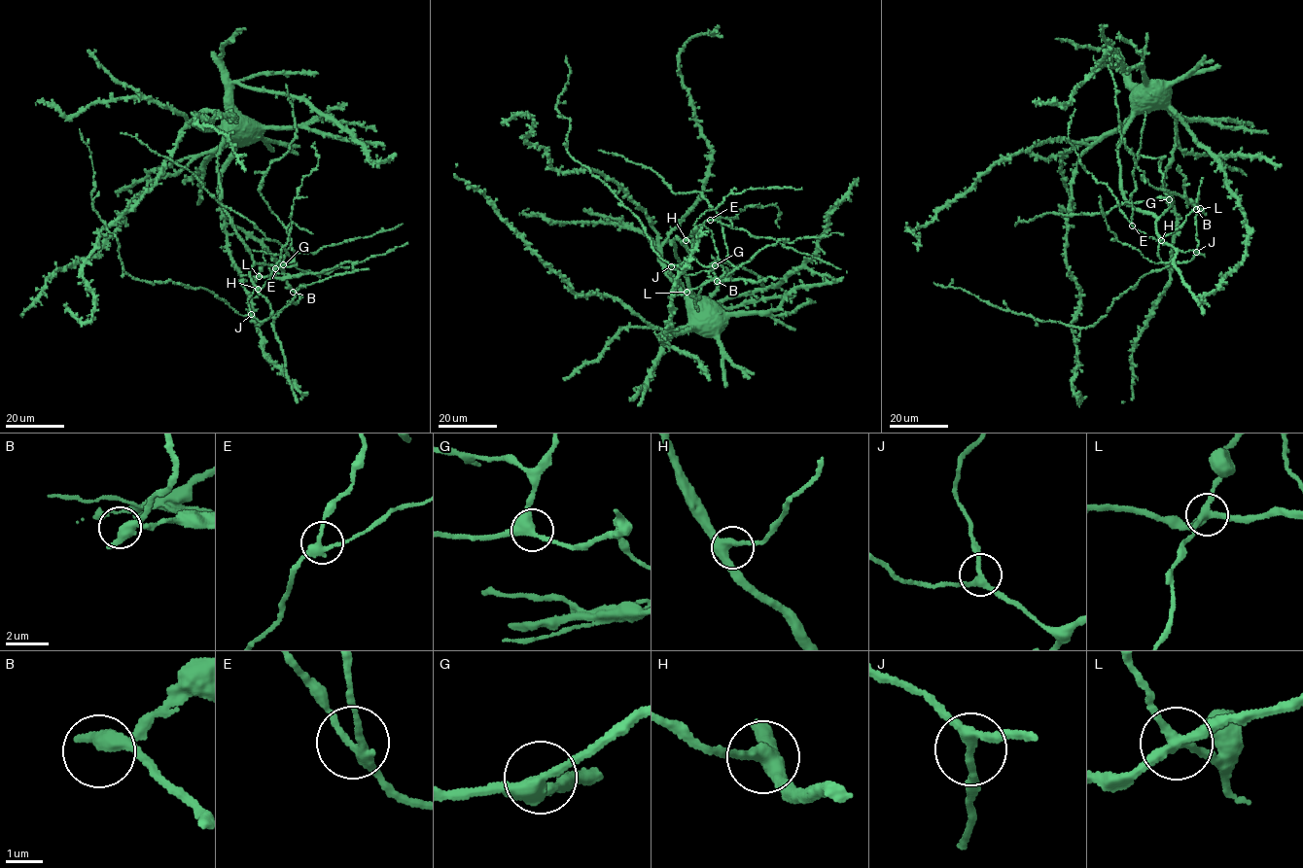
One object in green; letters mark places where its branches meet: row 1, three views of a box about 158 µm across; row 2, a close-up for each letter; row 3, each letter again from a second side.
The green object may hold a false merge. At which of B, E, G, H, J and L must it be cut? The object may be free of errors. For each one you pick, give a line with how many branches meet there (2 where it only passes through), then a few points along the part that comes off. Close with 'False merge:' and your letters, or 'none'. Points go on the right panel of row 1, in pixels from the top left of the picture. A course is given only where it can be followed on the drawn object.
L: branches 4; course (1199, 208), (1184, 195), (1157, 189), (1142, 179), (1144, 171), (1136, 165), (1124, 139)
False merge: L

